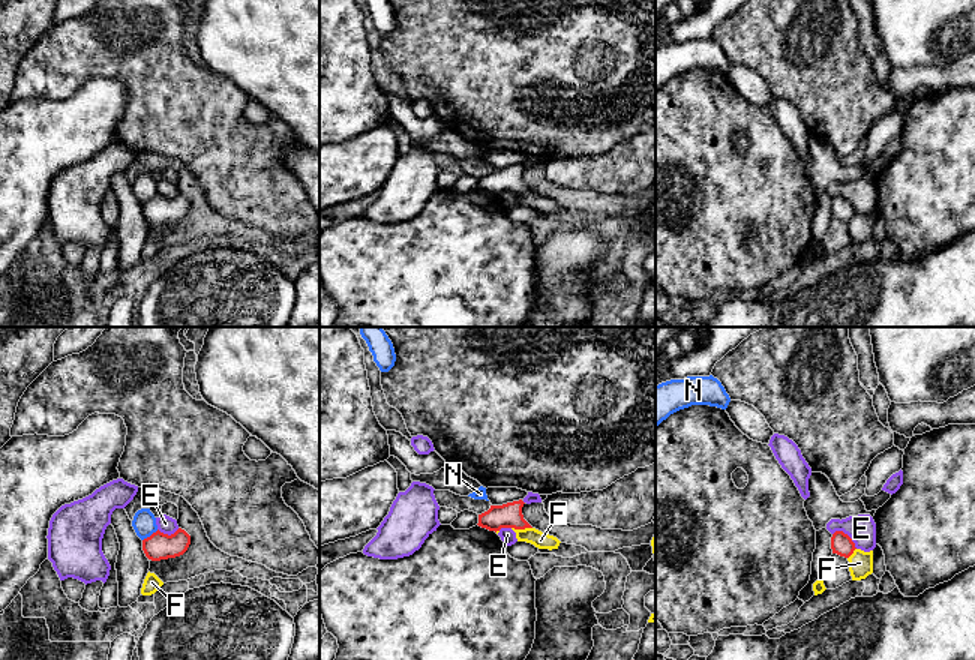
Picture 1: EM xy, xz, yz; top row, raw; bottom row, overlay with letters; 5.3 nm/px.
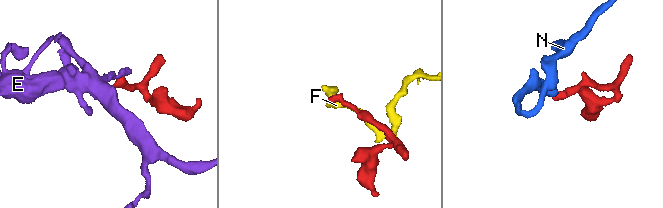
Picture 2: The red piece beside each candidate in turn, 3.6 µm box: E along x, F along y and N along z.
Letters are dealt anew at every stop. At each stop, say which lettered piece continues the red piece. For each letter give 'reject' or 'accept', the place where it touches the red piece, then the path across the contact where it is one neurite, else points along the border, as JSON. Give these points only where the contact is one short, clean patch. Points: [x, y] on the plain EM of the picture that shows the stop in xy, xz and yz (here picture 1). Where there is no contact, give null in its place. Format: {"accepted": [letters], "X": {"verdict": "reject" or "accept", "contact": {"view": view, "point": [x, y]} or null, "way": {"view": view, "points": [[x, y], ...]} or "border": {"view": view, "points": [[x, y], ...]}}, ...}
{"accepted": [], "E": {"verdict": "reject", "contact": {"view": "yz", "point": [846, 198]}, "border": {"view": "yz", "points": [[833, 197], [843, 195], [857, 212]]}}, "F": {"verdict": "reject", "contact": {"view": "xz", "point": [522, 192]}}, "N": {"verdict": "reject", "contact": {"view": "xy", "point": [152, 198]}, "border": {"view": "xy", "points": [[158, 194], [143, 204]]}}}

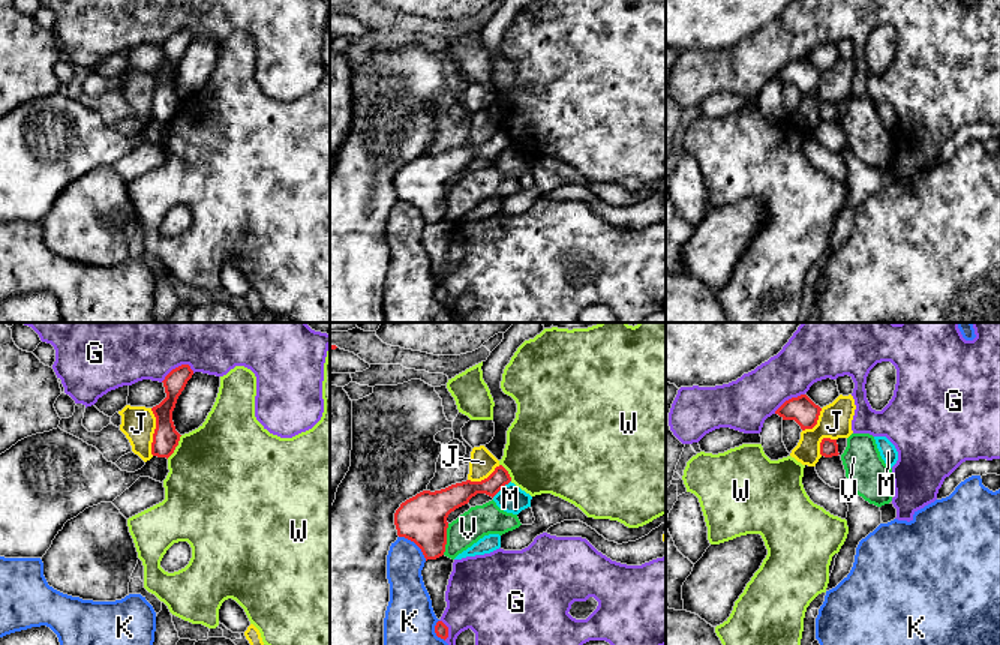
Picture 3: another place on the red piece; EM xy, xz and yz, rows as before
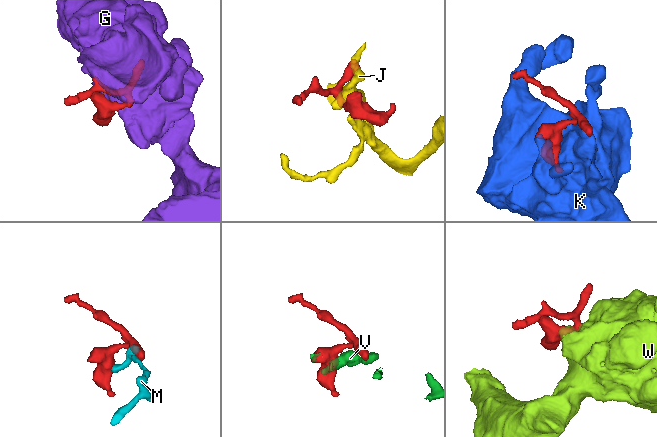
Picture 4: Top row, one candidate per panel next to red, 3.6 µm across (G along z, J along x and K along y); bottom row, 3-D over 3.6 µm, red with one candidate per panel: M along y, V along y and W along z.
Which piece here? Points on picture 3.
{"accepted": [], "G": {"verdict": "reject", "contact": {"view": "xy", "point": [179, 30]}}, "J": {"verdict": "reject", "contact": {"view": "xy", "point": [155, 96]}, "border": {"view": "xy", "points": [[150, 72], [155, 81], [153, 119]]}}, "K": {"verdict": "reject", "contact": {"view": "xz", "point": [416, 207]}}, "M": {"verdict": "reject", "contact": {"view": "xz", "point": [501, 152]}}, "V": {"verdict": "reject", "contact": {"view": "xz", "point": [446, 203]}, "border": {"view": "xz", "points": [[449, 188], [443, 218]]}}, "W": {"verdict": "reject", "contact": {"view": "xy", "point": [176, 110]}, "border": {"view": "xy", "points": [[182, 99], [176, 113], [167, 122]]}}}

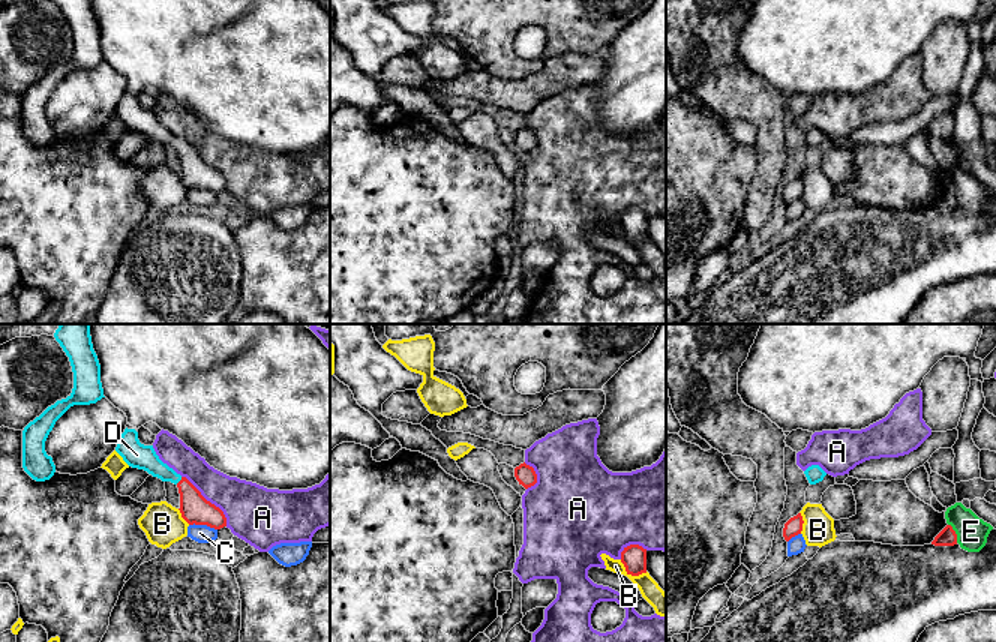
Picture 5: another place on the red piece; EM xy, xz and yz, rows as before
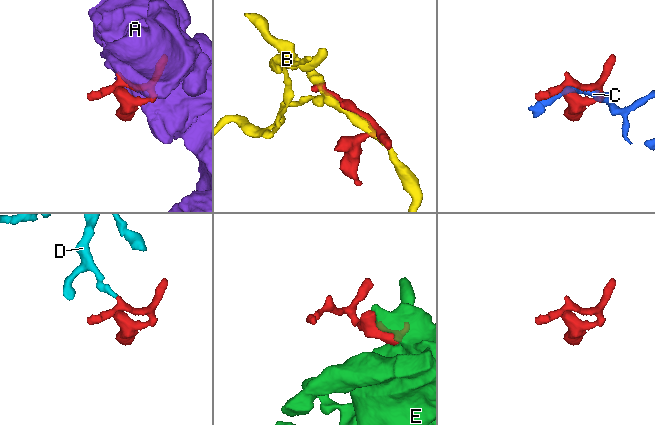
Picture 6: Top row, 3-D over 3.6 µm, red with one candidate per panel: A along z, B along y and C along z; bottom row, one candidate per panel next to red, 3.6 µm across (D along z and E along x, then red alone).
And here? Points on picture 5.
{"accepted": ["D"], "A": {"verdict": "reject", "contact": {"view": "xy", "point": [209, 165]}}, "B": {"verdict": "reject", "contact": {"view": "xz", "point": [632, 239]}}, "C": {"verdict": "reject", "contact": {"view": "xy", "point": [203, 188]}}, "D": {"verdict": "accept", "contact": {"view": "xy", "point": [180, 144]}, "way": {"view": "xy", "points": [[195, 173], [180, 144], [165, 138], [141, 120]]}}, "E": {"verdict": "reject", "contact": {"view": "yz", "point": [954, 197]}}}

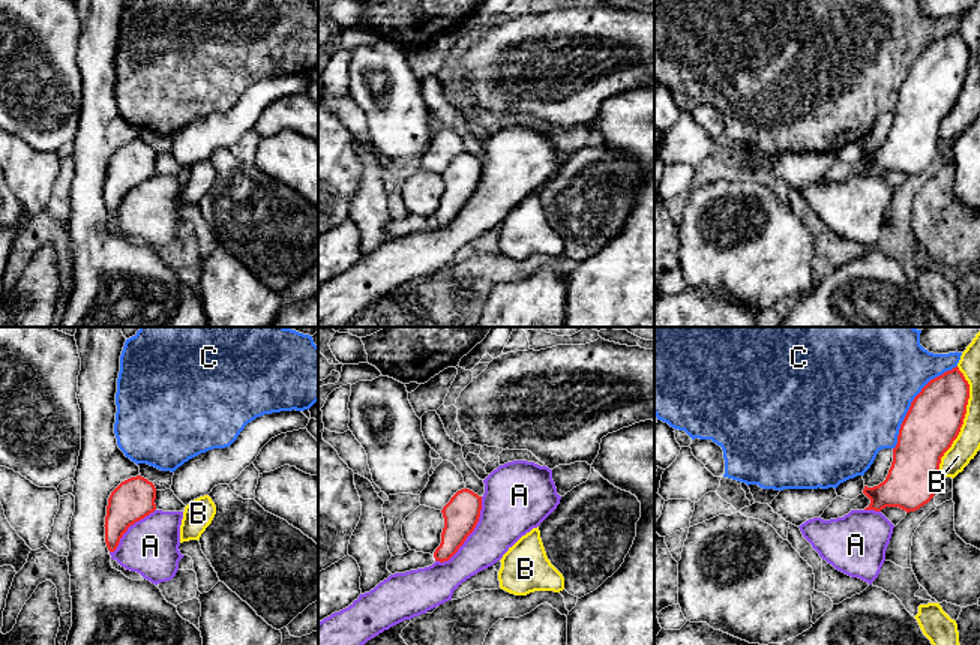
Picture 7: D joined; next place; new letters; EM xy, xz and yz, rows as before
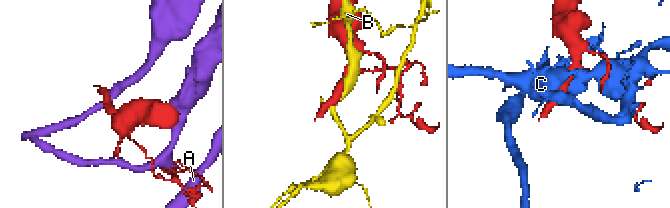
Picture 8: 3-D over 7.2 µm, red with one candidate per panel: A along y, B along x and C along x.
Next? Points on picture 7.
{"accepted": [], "A": {"verdict": "reject", "contact": {"view": "xz", "point": [470, 197]}}, "B": {"verdict": "reject", "contact": {"view": "yz", "point": [962, 86]}}, "C": {"verdict": "reject", "contact": {"view": "yz", "point": [911, 66]}}}

